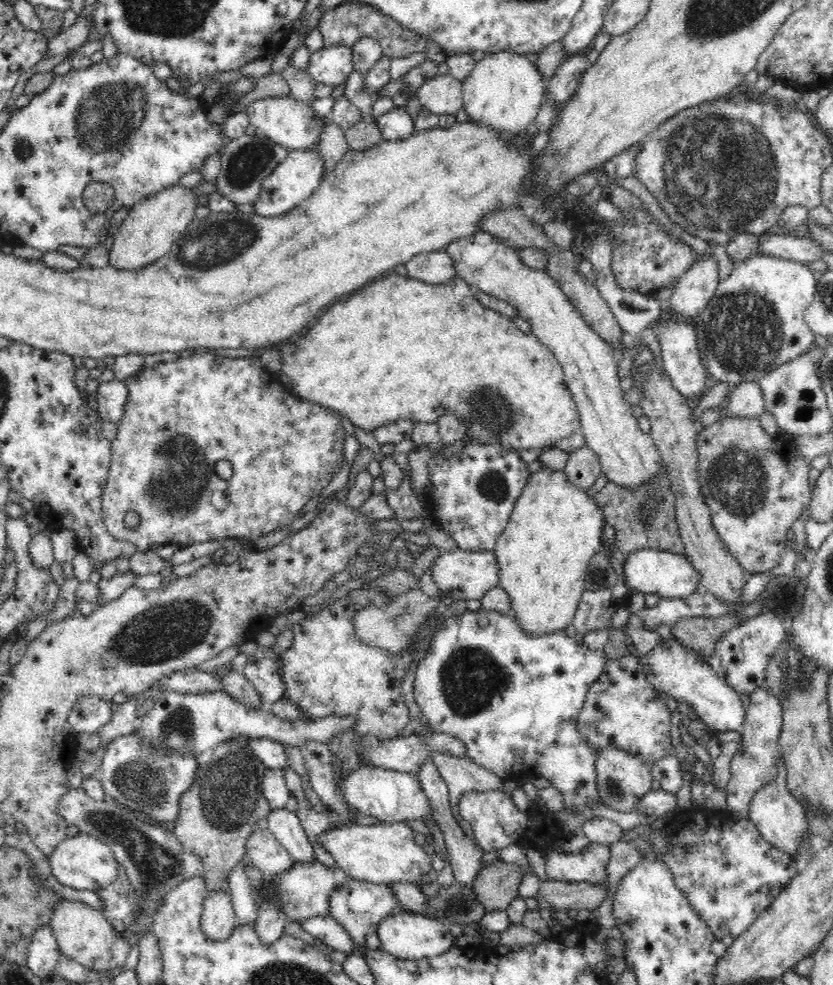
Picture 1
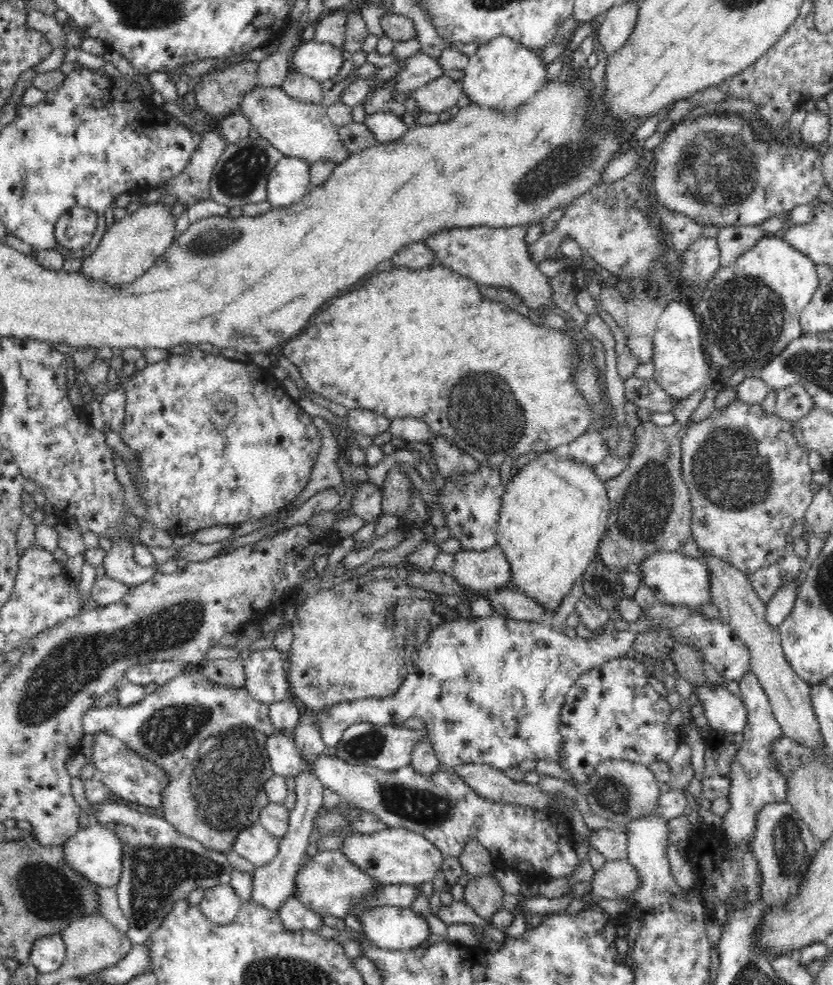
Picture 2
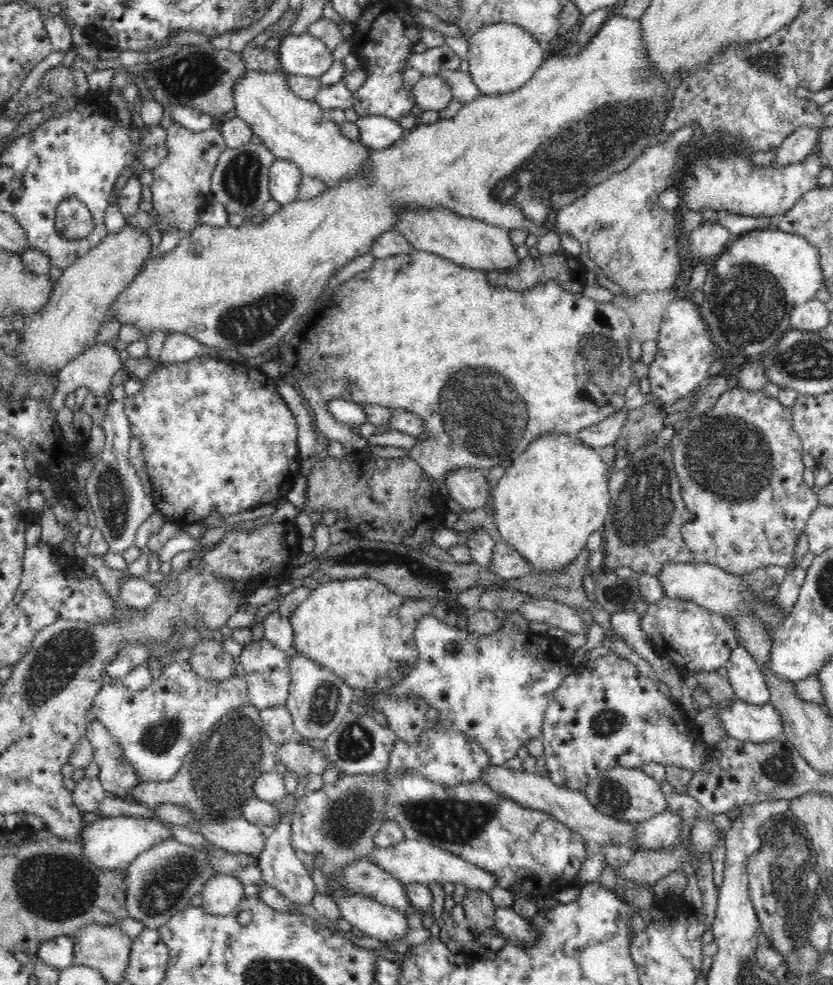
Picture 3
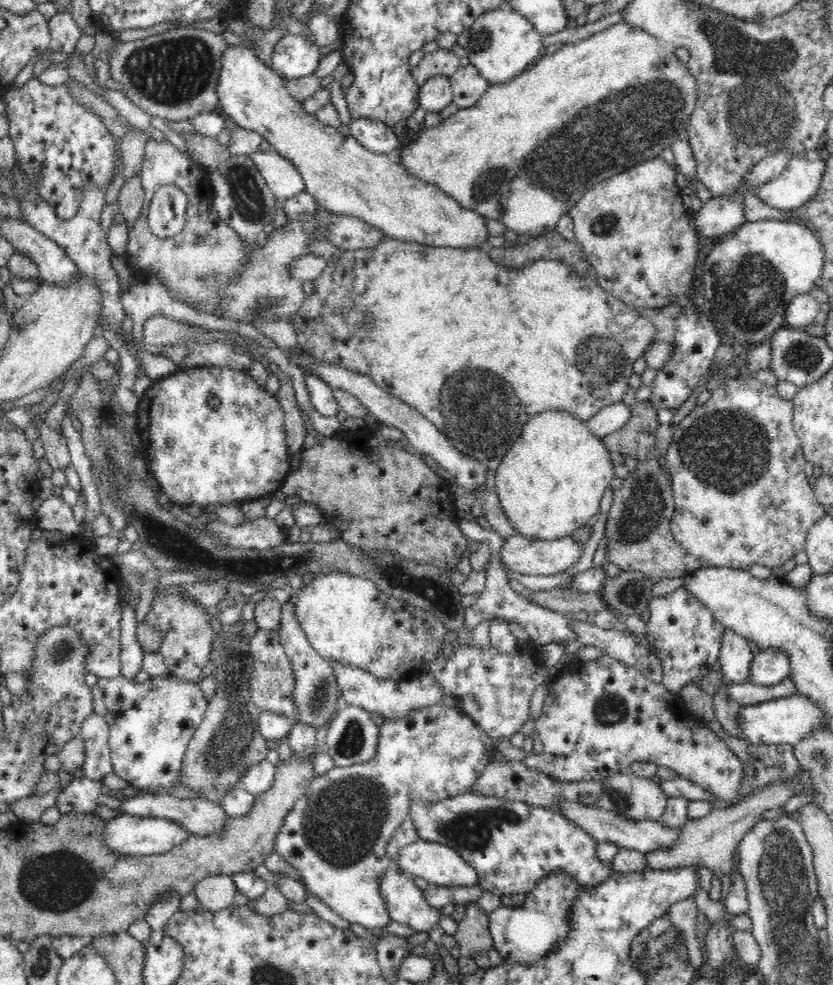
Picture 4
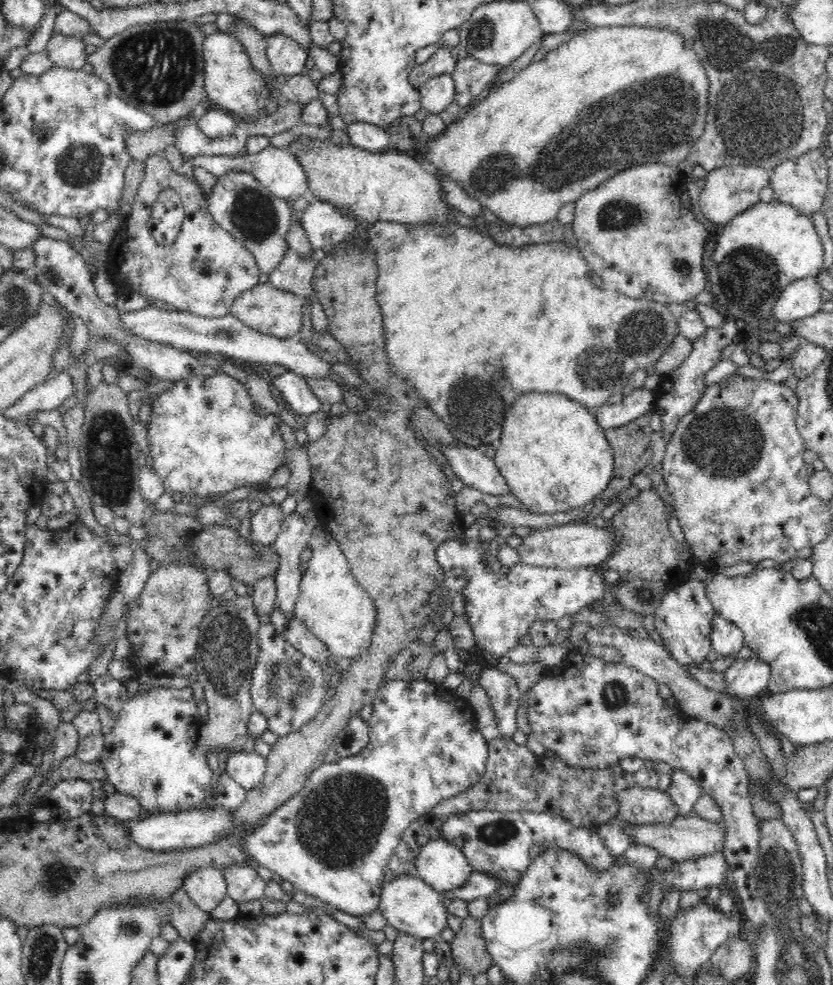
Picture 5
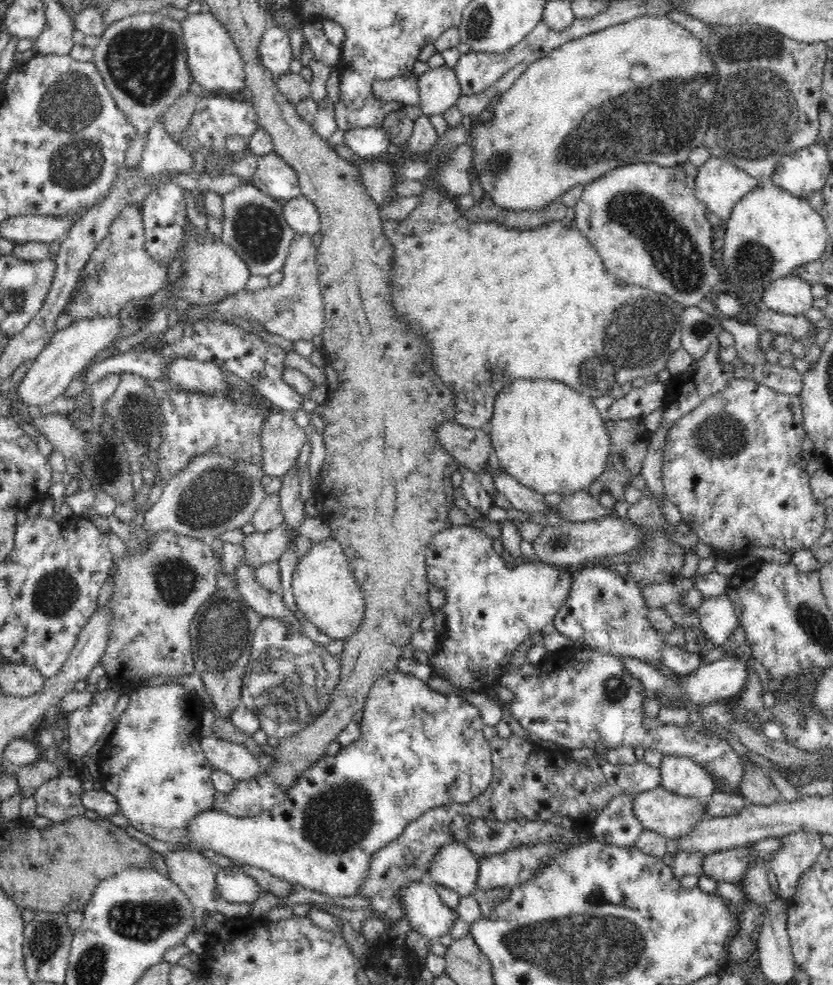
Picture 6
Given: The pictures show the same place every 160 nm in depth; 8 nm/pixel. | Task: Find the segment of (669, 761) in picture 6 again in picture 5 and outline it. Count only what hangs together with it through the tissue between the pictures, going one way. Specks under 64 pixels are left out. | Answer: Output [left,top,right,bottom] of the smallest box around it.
[667,770,704,816]

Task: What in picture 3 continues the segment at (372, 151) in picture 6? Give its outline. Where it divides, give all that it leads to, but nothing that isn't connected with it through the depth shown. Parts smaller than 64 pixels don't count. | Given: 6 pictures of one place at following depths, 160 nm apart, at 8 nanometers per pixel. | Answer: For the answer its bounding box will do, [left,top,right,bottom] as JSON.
[355,116,406,151]

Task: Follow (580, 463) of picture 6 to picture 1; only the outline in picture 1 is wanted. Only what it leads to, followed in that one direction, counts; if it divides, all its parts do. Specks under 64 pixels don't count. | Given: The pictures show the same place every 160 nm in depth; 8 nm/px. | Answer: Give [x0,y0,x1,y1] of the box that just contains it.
[493,466,606,635]

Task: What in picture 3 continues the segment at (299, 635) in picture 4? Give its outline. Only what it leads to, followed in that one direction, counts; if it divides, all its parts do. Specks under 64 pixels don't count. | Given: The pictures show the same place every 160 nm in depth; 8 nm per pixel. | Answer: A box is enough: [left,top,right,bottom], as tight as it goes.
[287,643,356,741]

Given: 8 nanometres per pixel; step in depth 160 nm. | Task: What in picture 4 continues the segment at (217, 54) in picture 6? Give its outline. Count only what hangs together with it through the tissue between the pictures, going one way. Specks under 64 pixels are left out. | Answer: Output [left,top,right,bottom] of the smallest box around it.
[216,45,491,250]

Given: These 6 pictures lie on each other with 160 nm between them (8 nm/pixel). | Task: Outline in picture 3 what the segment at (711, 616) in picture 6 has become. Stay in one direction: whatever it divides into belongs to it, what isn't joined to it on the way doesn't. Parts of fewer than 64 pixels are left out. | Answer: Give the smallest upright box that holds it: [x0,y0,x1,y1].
[725,642,771,706]

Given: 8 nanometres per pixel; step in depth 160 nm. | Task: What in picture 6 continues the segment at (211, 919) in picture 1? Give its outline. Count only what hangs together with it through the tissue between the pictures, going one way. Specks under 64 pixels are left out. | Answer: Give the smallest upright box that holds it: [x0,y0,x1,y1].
[163,850,247,919]

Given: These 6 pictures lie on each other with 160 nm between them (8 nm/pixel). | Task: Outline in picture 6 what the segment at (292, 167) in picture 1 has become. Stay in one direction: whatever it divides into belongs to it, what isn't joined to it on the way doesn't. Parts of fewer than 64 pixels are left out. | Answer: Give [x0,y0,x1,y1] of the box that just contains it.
[138,117,301,202]

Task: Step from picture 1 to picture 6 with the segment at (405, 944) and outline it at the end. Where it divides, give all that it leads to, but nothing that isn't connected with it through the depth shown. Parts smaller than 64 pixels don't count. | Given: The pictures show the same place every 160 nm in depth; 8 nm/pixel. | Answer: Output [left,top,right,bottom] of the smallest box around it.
[189,670,494,897]

